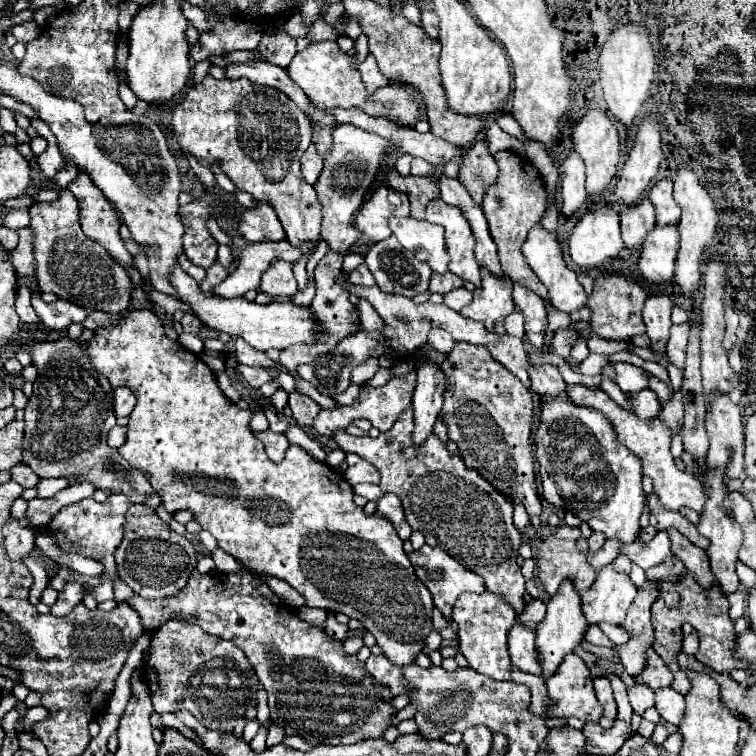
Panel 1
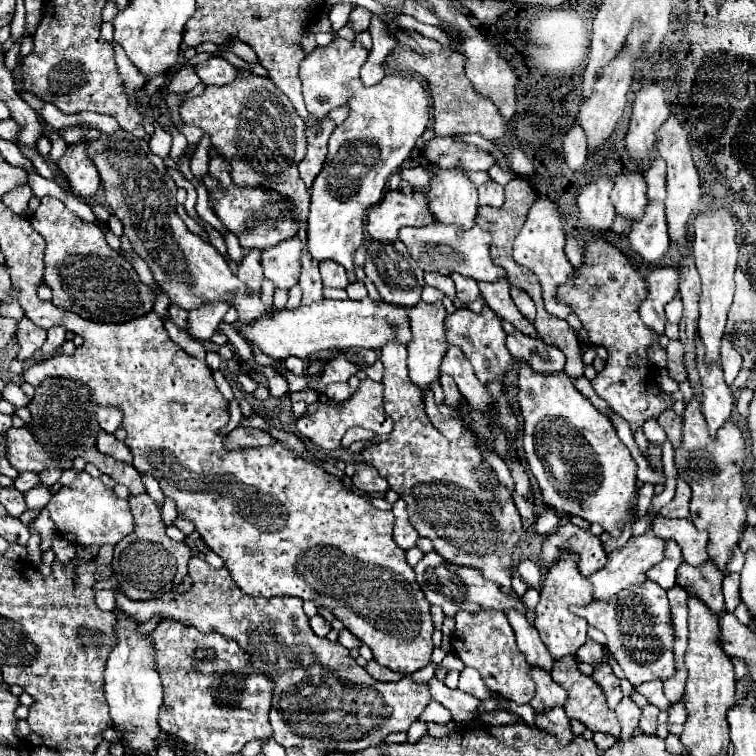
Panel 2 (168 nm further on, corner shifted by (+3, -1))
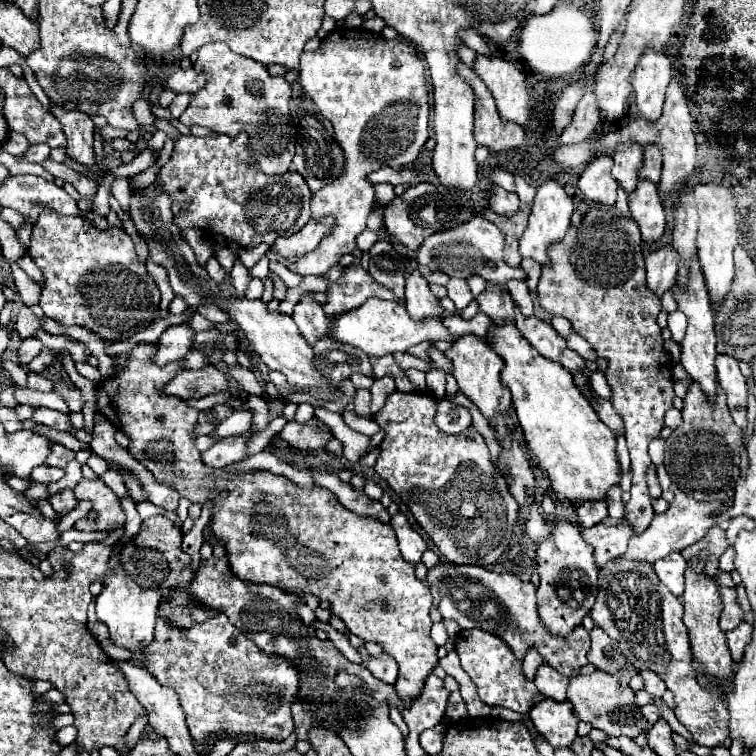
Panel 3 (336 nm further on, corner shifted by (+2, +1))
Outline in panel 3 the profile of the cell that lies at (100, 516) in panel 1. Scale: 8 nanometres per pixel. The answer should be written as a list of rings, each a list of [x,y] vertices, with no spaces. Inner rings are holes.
[[[82,478],[74,488],[76,500],[92,502],[92,516],[78,520],[72,528],[80,532],[112,532],[124,526],[124,510],[120,508],[118,496],[100,480]]]

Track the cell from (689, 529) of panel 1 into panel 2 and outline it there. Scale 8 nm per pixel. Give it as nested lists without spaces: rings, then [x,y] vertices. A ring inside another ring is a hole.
[[[657,516],[653,522],[653,532],[659,538],[675,540],[677,546],[683,550],[683,562],[699,566],[709,560],[707,554],[707,532],[697,530],[689,520],[669,520]]]

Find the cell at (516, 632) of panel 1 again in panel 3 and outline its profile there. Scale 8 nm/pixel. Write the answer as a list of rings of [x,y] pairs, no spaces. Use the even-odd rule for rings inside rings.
[[[542,696],[538,704],[532,706],[530,718],[534,728],[552,744],[552,746],[570,746],[576,738],[578,718],[572,712],[572,704],[568,700],[556,702],[552,698]]]

